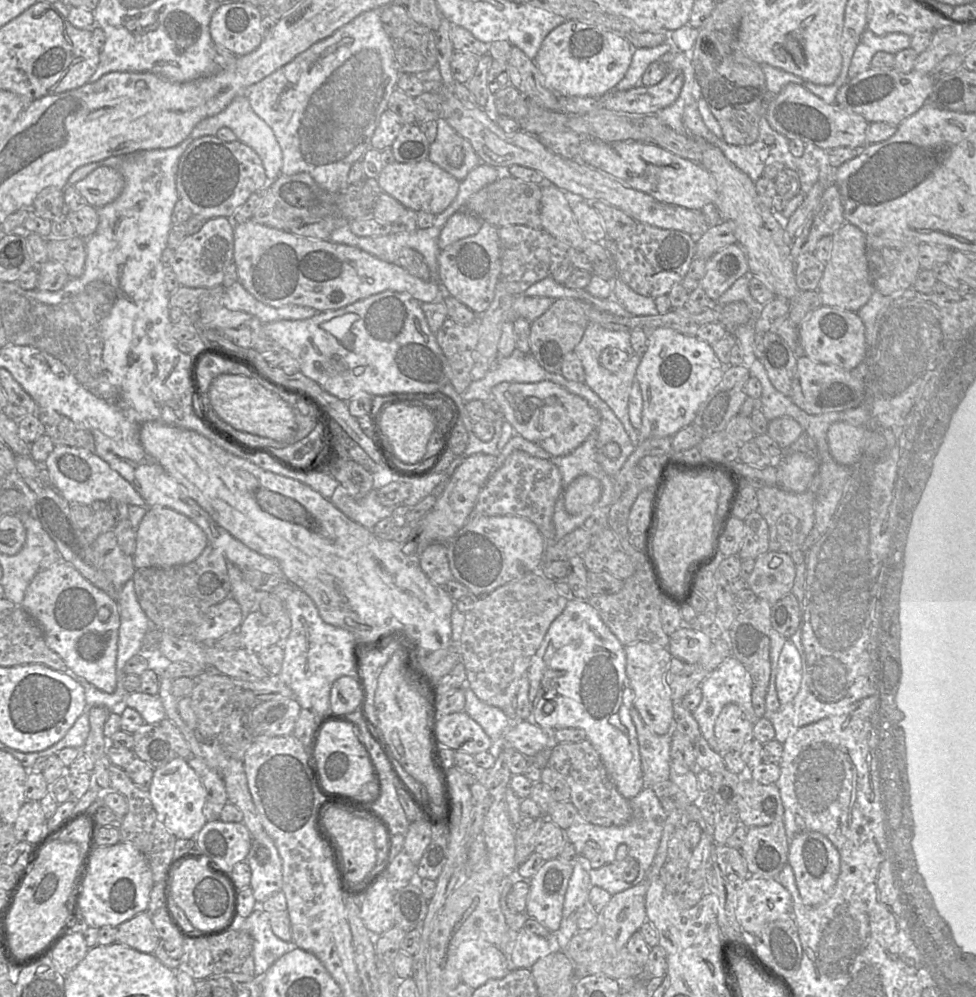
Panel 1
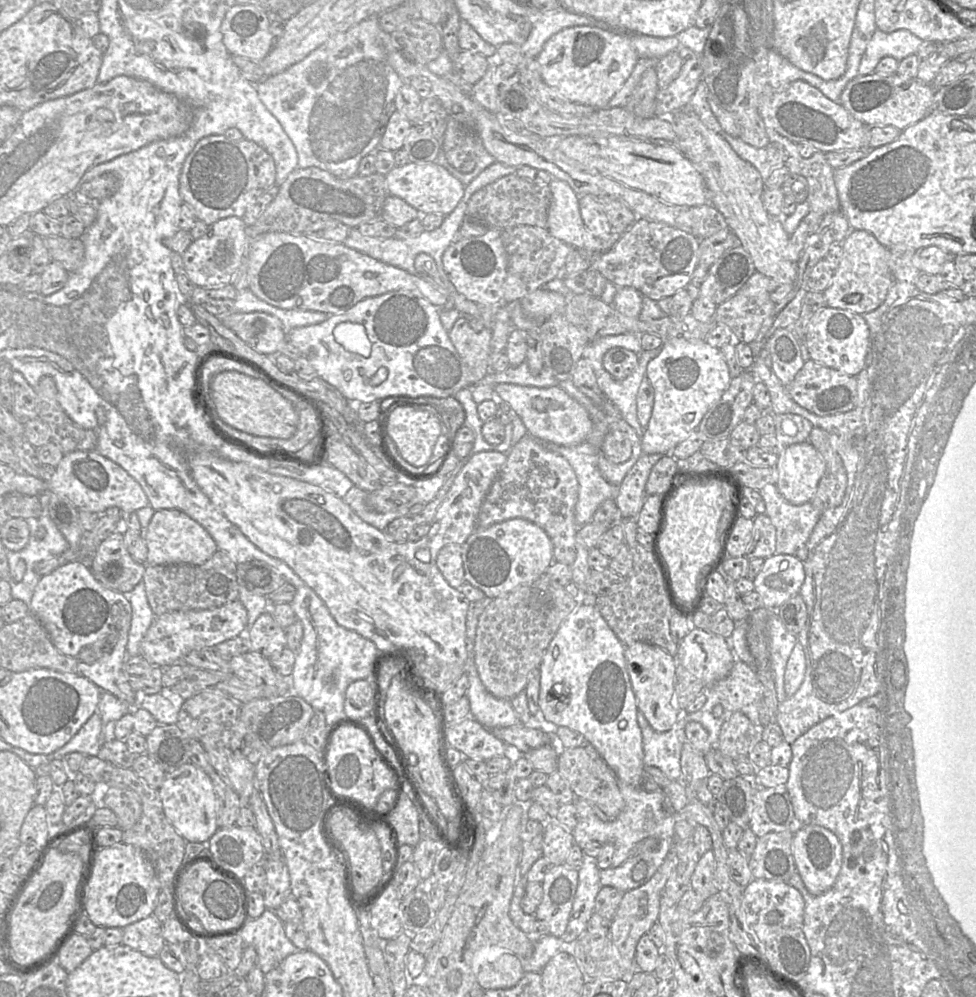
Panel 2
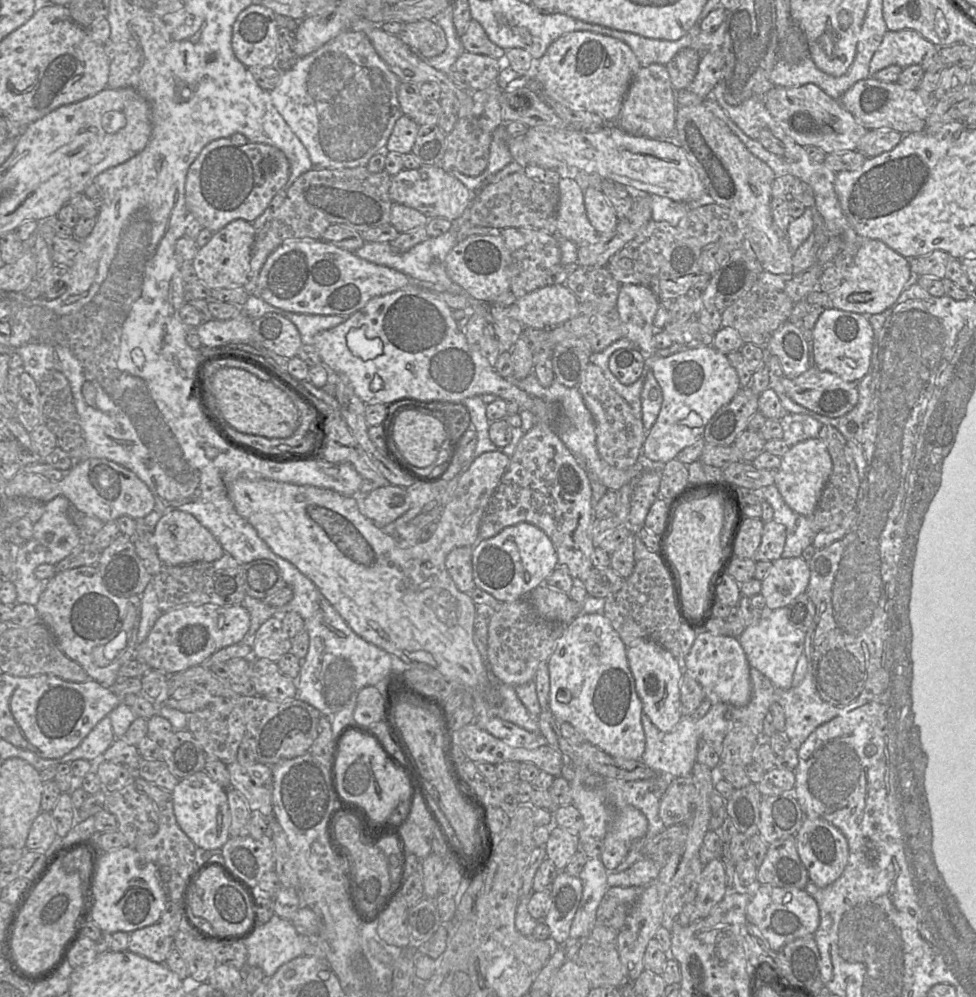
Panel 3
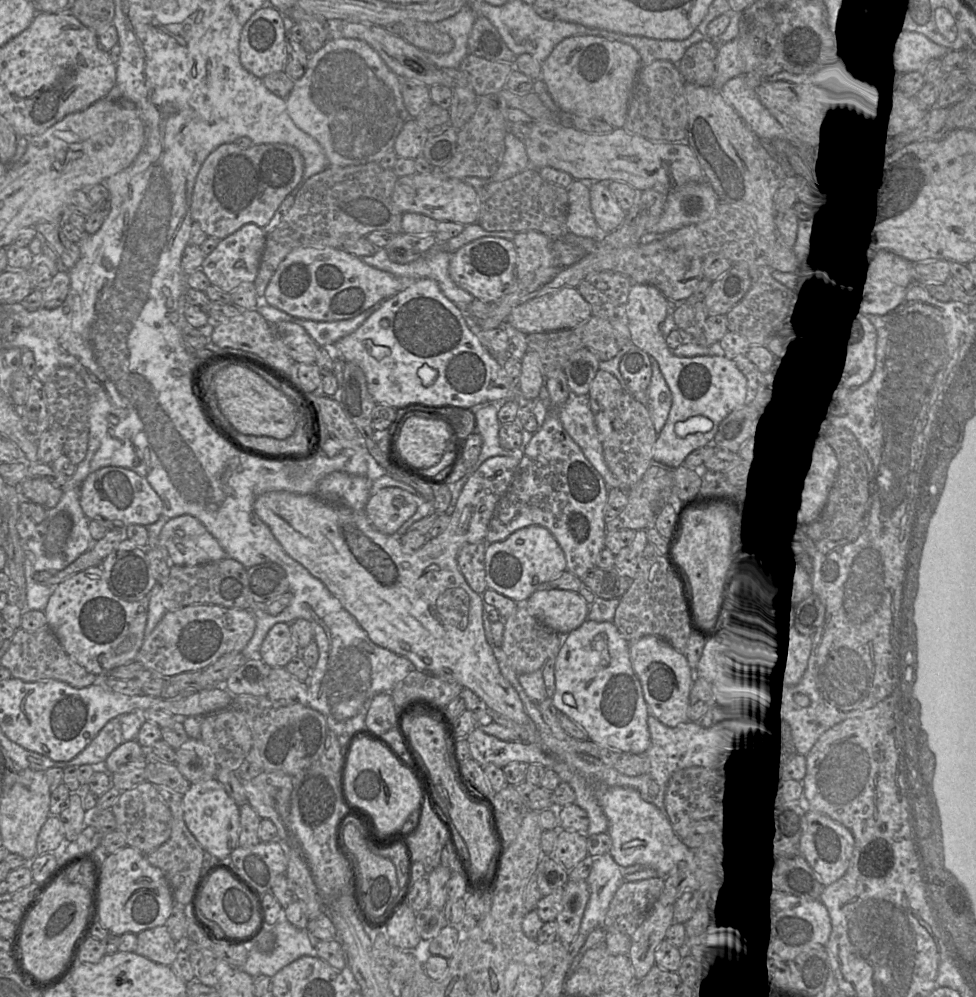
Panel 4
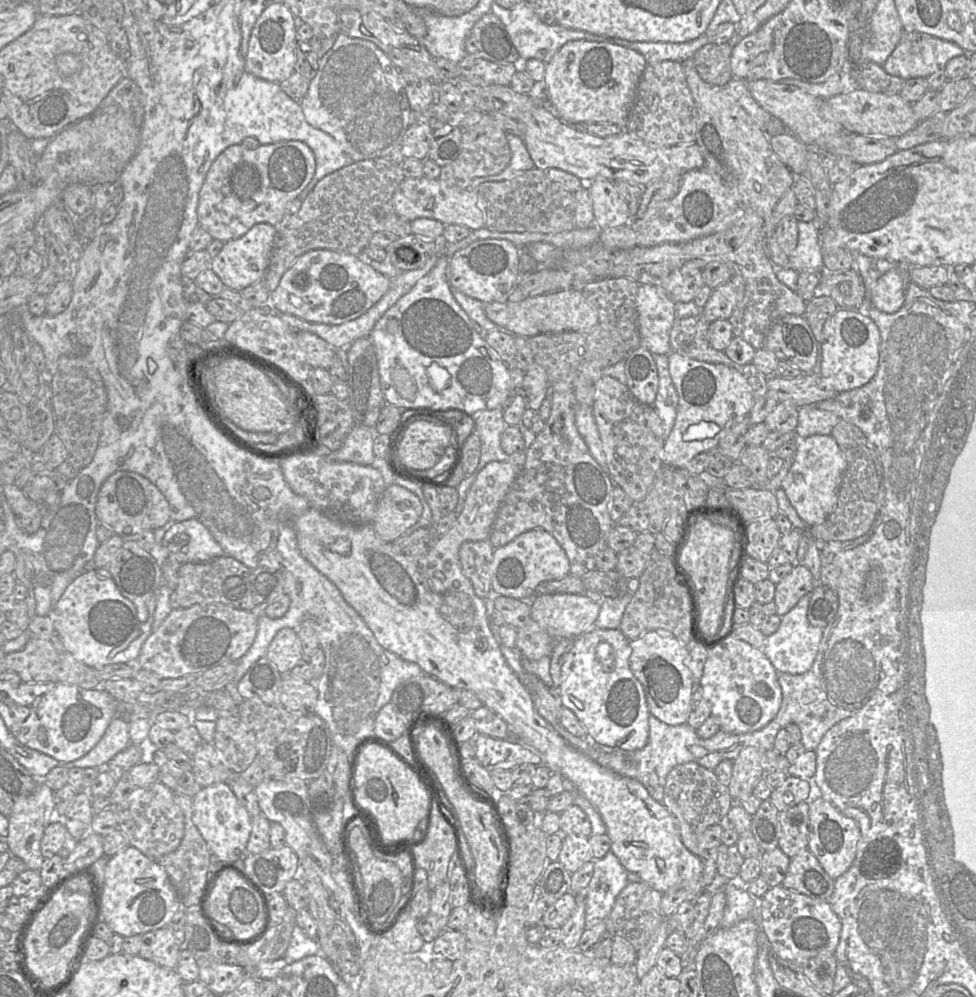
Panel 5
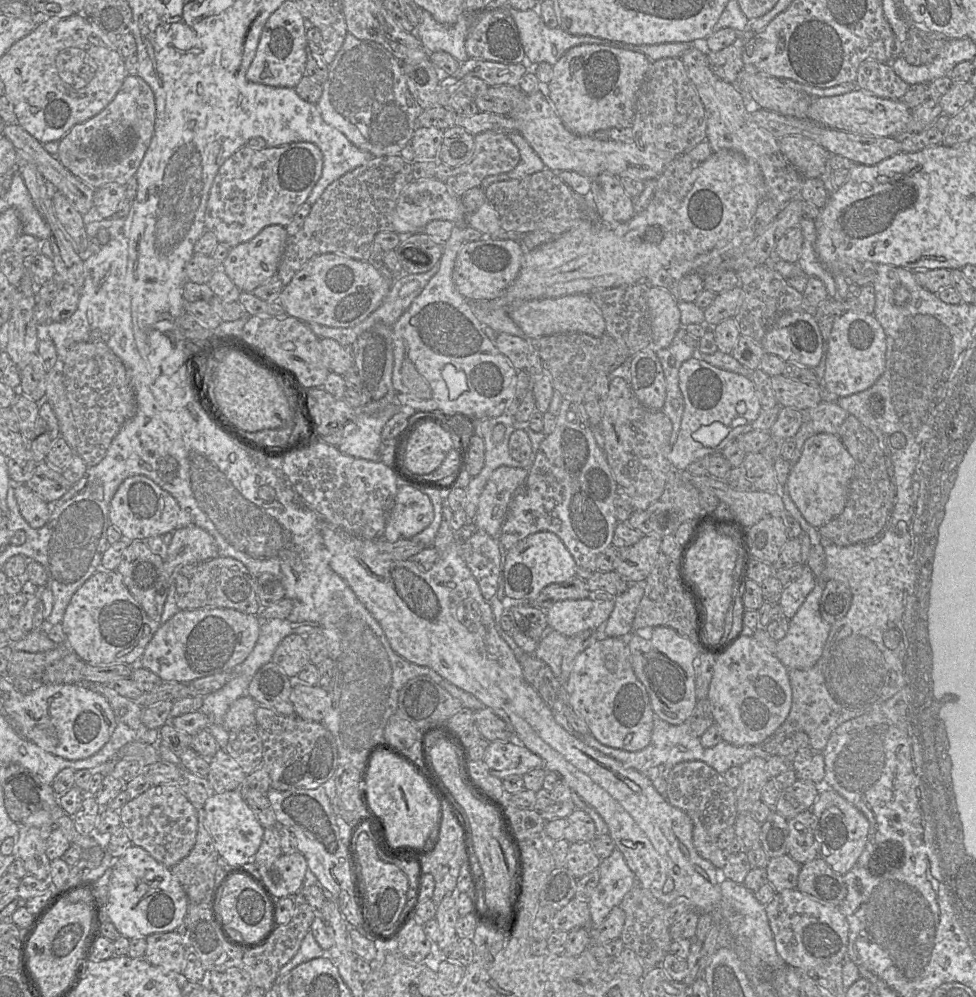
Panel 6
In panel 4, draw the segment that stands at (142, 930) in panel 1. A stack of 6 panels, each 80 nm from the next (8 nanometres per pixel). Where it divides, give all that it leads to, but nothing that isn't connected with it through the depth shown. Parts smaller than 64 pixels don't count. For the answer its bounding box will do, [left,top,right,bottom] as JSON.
[134,926,180,967]

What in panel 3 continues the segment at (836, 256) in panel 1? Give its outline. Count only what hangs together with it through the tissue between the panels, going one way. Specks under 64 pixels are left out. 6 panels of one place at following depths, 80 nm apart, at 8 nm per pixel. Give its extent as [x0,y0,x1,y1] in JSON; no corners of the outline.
[827,239,914,318]

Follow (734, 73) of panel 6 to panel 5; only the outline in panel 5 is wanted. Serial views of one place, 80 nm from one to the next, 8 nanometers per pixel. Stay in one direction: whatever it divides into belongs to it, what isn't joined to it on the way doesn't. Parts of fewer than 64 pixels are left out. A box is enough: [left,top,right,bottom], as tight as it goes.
[692,37,734,86]

